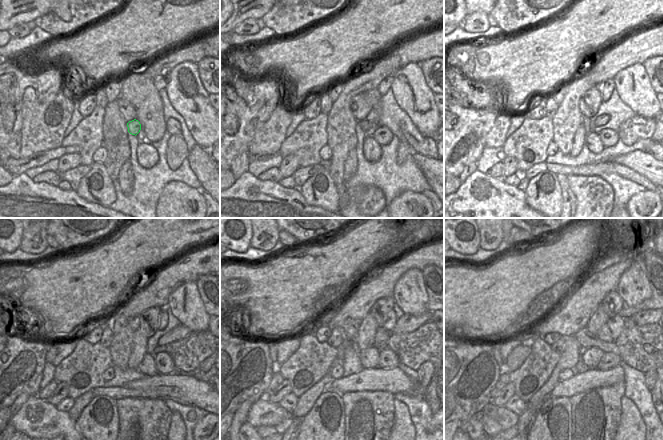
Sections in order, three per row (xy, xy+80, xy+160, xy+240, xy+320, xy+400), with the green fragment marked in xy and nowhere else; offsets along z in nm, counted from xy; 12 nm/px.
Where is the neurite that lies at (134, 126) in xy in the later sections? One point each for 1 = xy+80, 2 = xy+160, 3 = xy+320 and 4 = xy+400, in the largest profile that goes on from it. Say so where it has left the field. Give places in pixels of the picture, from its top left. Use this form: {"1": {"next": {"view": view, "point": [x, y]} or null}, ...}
{"1": {"next": {"view": "xy+80", "point": [364, 124]}}, "2": {"next": {"view": "xy+160", "point": [603, 119]}}, "3": {"next": {"view": "xy+320", "point": [406, 323]}}, "4": {"next": {"view": "xy+400", "point": [647, 316]}}}

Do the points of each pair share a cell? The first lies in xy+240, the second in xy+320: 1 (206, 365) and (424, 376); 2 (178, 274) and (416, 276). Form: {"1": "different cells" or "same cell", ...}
{"1": "same cell", "2": "different cells"}

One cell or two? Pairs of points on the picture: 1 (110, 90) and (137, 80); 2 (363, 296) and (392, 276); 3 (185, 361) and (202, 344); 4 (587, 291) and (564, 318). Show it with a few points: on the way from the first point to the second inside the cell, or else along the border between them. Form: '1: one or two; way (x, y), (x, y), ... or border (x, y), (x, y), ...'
1: two; border (119, 81), (120, 96)
2: one; way (370, 289), (385, 279)
3: one; way (189, 357), (198, 348)
4: one; way (584, 298), (571, 311)

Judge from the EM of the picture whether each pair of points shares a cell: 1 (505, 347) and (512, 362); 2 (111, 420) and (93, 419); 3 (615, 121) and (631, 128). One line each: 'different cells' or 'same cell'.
1: different cells
2: same cell
3: different cells

